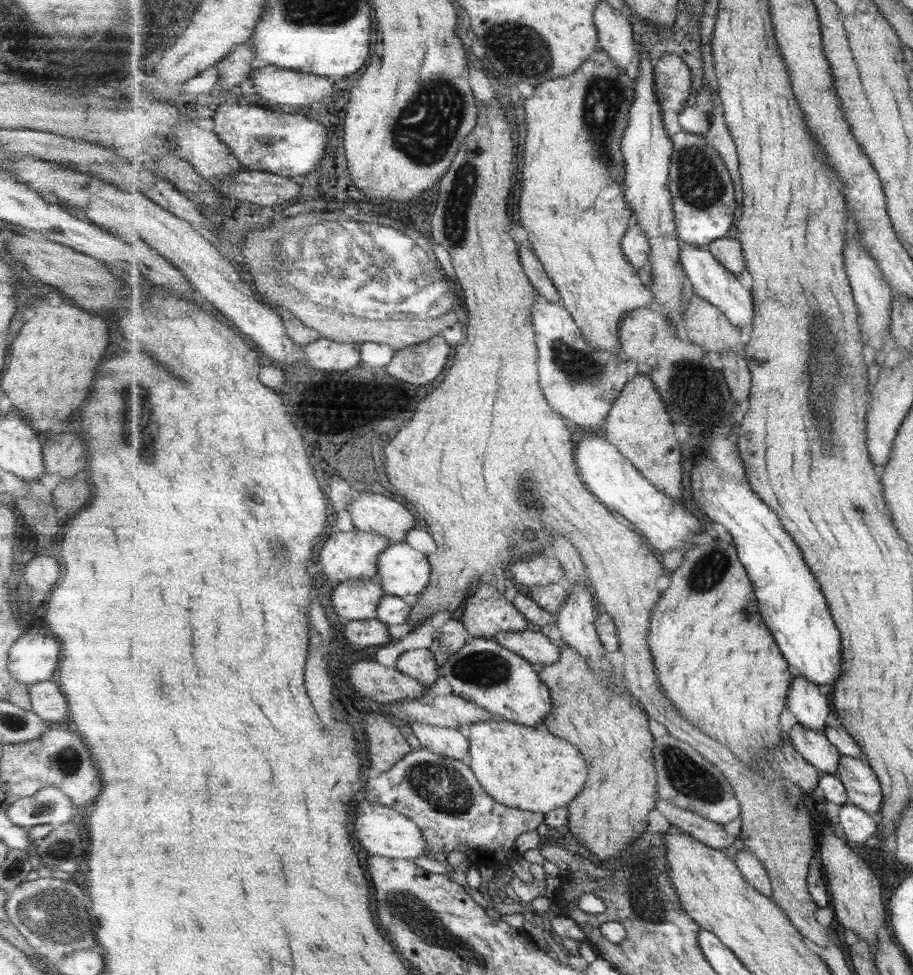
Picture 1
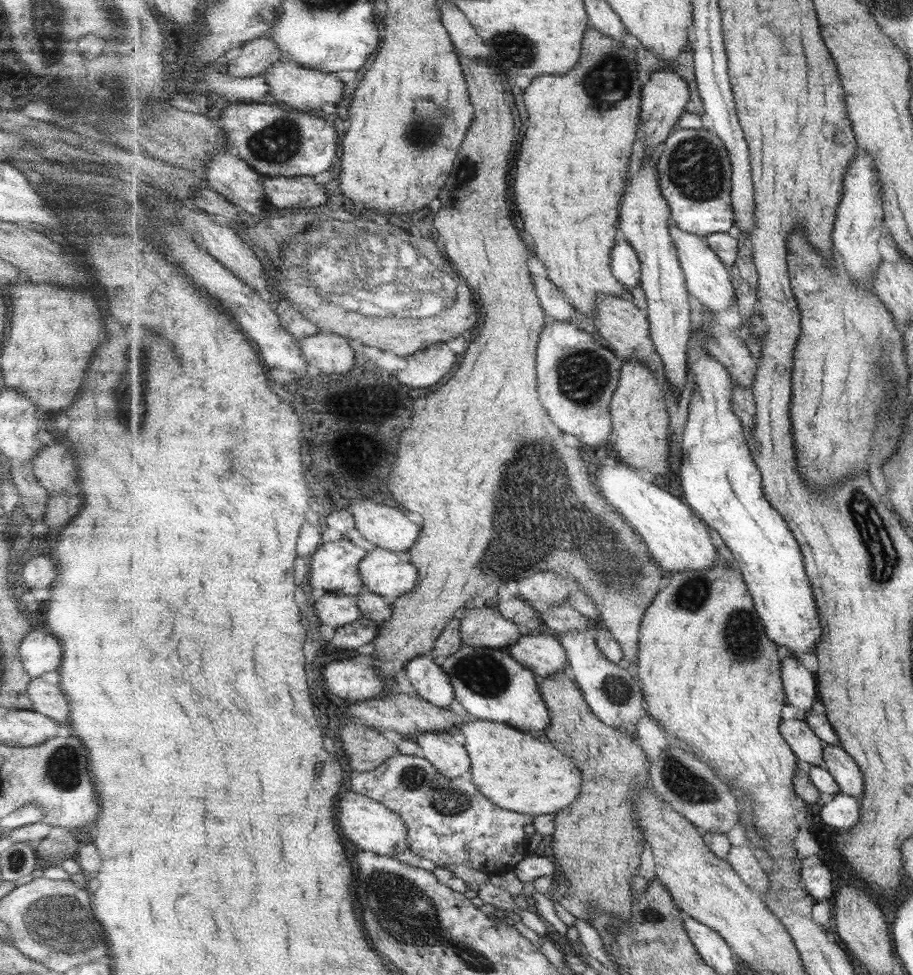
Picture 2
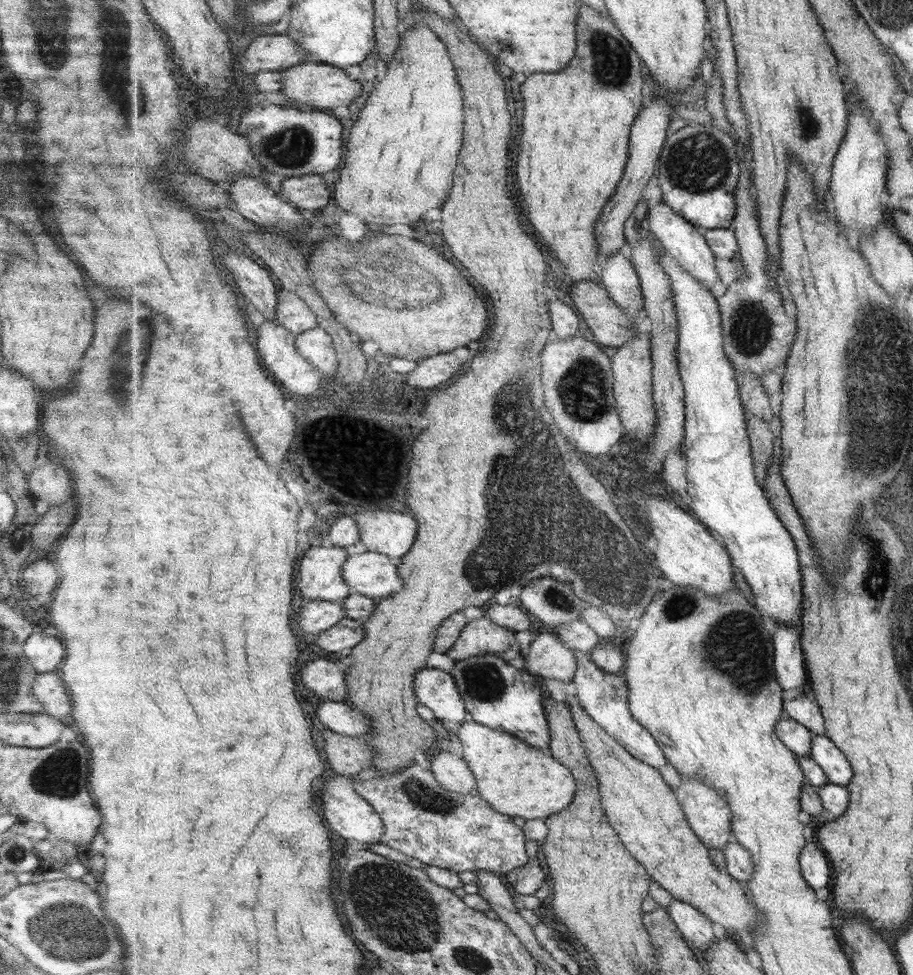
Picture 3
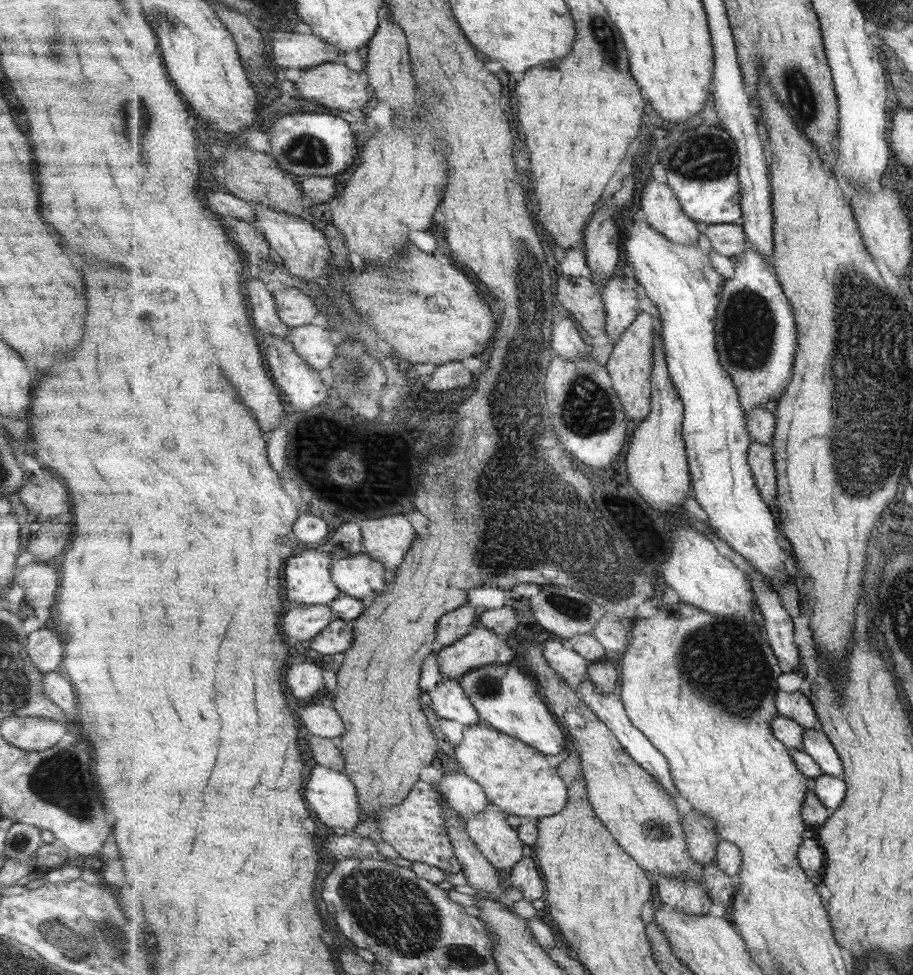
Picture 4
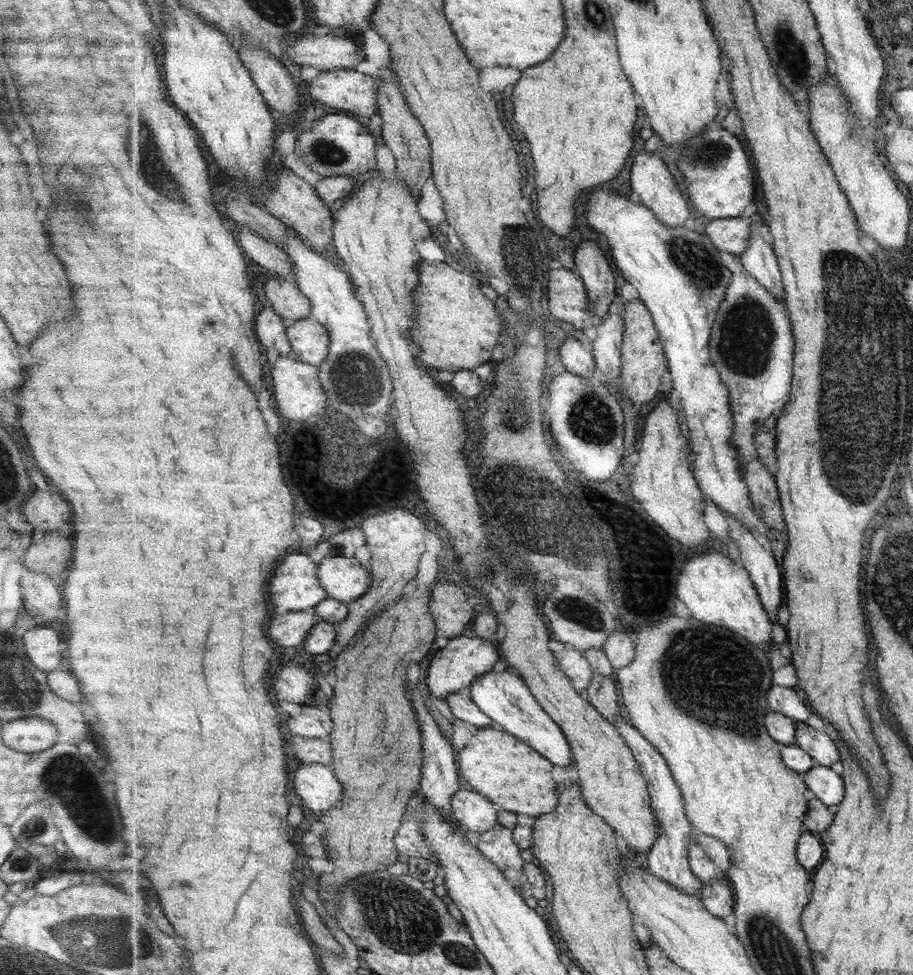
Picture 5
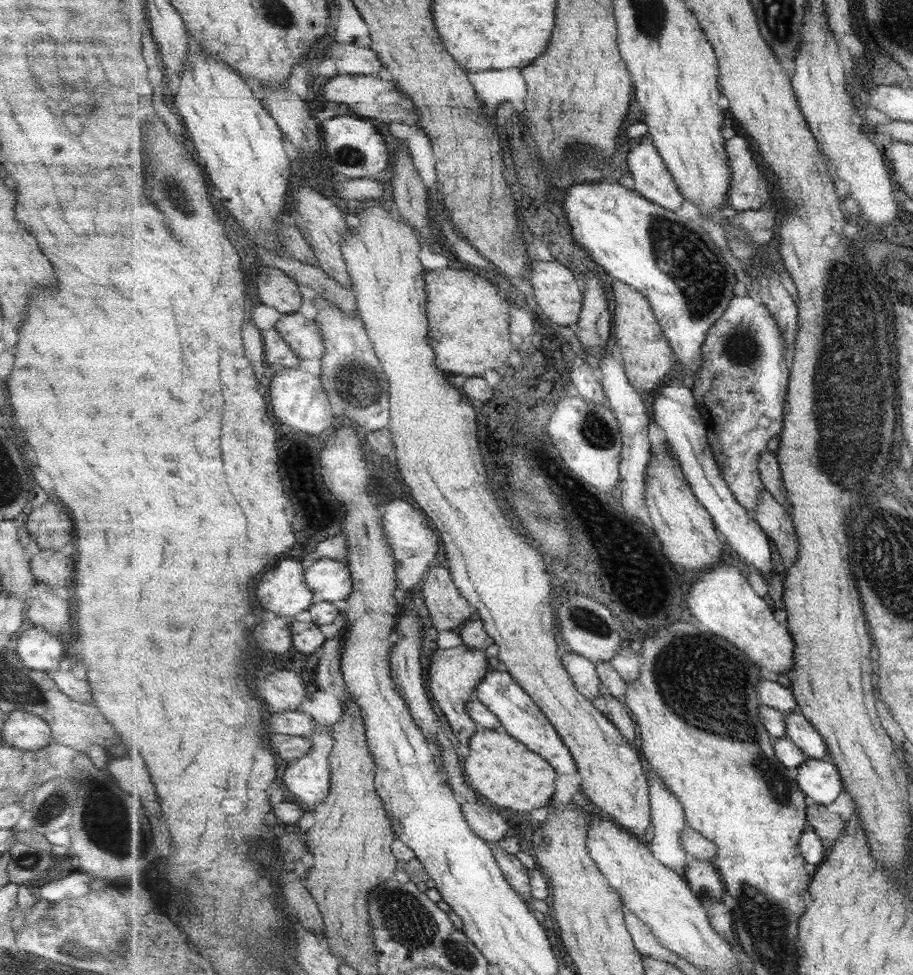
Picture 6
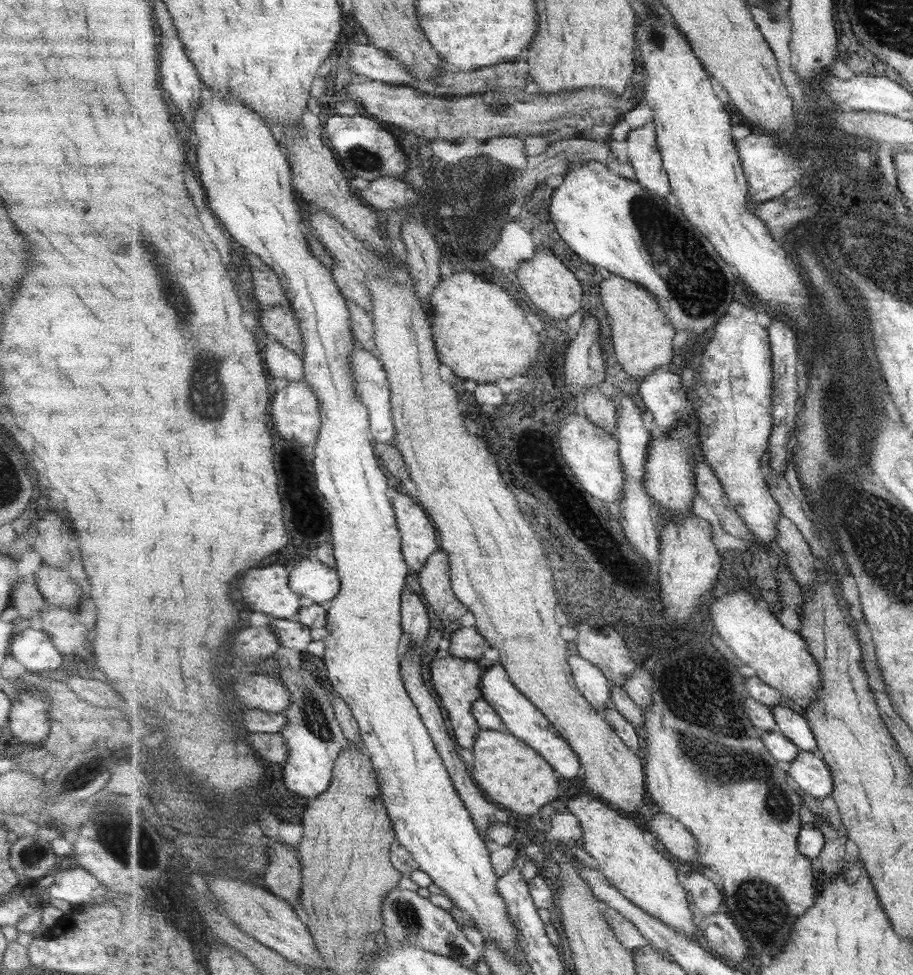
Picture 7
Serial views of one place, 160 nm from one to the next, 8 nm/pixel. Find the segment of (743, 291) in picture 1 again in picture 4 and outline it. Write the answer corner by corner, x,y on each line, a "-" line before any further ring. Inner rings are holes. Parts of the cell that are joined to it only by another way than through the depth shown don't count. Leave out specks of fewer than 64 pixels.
651,177
640,196
640,208
646,221
673,242
692,245
703,235
697,221
683,210
679,197
667,184

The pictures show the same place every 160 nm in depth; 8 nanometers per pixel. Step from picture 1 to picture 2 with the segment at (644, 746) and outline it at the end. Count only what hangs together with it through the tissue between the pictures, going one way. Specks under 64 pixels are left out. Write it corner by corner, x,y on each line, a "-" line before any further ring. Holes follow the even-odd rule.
563,670
547,678
543,677
540,690
546,699
546,705
550,709
552,721
550,728
547,729
549,738
555,742
555,746
559,746
559,750
563,750
569,758
573,758
573,762
583,774
581,796
573,802
573,806
559,812
555,817
553,859
560,869
559,875
562,874
563,879
566,879
569,884
567,894
558,902
570,914
589,924
592,922
591,907
593,905
595,905
597,911
606,912
614,916
616,920
630,922
633,916
631,907
634,906
631,876
639,874
641,856
643,856
643,848
645,848
646,842
644,830
642,830
638,816
634,812
636,807
634,800
651,783
650,775
645,767
647,754
637,743
635,734
627,734
626,730
619,730
601,722
598,715
587,704
582,687
578,685
576,679
571,680

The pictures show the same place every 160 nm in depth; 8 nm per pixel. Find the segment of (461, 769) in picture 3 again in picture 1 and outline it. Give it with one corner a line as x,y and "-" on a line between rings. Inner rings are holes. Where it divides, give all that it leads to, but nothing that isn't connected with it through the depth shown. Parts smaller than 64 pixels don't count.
416,722
410,726
420,744
433,750
435,754
455,760
467,760
469,756
469,739
453,728
433,726

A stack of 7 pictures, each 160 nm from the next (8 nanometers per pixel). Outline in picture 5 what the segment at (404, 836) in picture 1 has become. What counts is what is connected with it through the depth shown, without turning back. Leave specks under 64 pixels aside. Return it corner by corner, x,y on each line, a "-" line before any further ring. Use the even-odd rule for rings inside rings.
323,763
300,764
294,772
294,788
309,809
317,814
334,809
345,797
344,784
336,777
332,765

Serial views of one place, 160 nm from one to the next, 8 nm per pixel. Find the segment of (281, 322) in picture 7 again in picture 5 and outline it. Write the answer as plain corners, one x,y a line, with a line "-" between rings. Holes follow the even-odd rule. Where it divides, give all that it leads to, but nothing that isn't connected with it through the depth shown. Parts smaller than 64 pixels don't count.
307,317
288,323
286,330
293,356
303,363
320,367
330,353
330,331
323,323

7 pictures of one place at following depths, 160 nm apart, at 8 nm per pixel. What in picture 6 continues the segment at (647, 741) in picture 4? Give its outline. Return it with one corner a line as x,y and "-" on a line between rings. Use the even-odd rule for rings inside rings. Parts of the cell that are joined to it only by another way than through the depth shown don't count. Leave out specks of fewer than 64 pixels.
652,769
647,771
649,774
650,797
652,806
652,826
650,837
652,853
659,862
671,867
671,870
679,870
683,875
686,867
689,864
691,857
686,853
682,845
682,830
686,828
686,811
683,808
682,802
674,795
674,792
666,785
666,782

